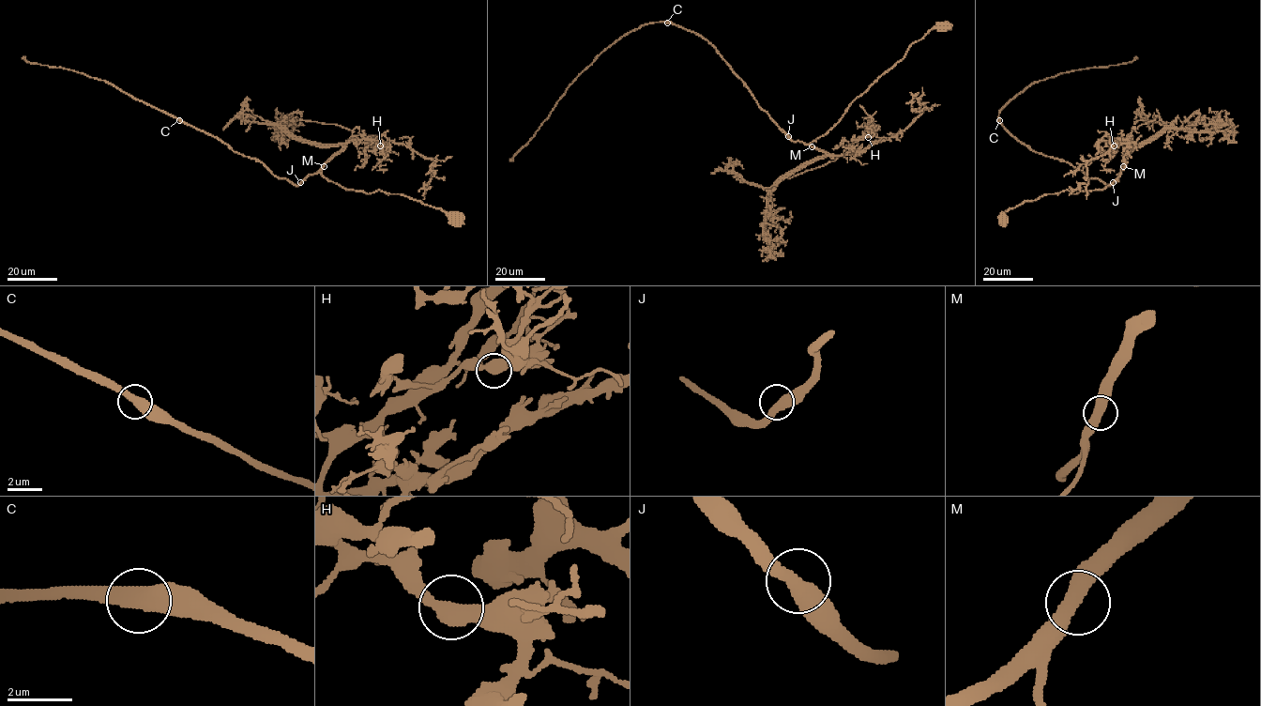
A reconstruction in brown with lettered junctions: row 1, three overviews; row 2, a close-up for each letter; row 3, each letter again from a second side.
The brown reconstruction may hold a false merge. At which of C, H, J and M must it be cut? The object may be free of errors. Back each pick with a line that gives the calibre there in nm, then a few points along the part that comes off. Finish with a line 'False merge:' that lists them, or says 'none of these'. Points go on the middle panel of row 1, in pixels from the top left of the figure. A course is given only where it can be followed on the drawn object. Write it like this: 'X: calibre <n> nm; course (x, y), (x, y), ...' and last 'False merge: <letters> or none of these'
False merge: none of these

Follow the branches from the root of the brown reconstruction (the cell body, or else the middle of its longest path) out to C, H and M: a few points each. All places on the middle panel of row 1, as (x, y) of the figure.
C: (941, 24), (915, 41), (832, 127), (808, 145), (794, 142), (706, 40), (667, 23)
H: (941, 24), (915, 41), (905, 55), (860, 95), (832, 127), (809, 144), (829, 155), (842, 154), (868, 137)
M: (941, 24), (937, 23), (915, 41), (905, 55), (860, 95), (832, 127), (809, 144), (812, 146)

